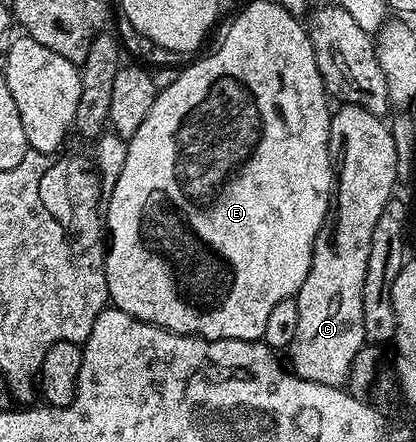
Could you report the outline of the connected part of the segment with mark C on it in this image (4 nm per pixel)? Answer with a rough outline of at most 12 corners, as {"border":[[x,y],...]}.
{"border":[[329,117],[333,252],[313,253],[287,349],[296,375],[348,381],[367,343],[363,282],[398,187],[382,117]]}

